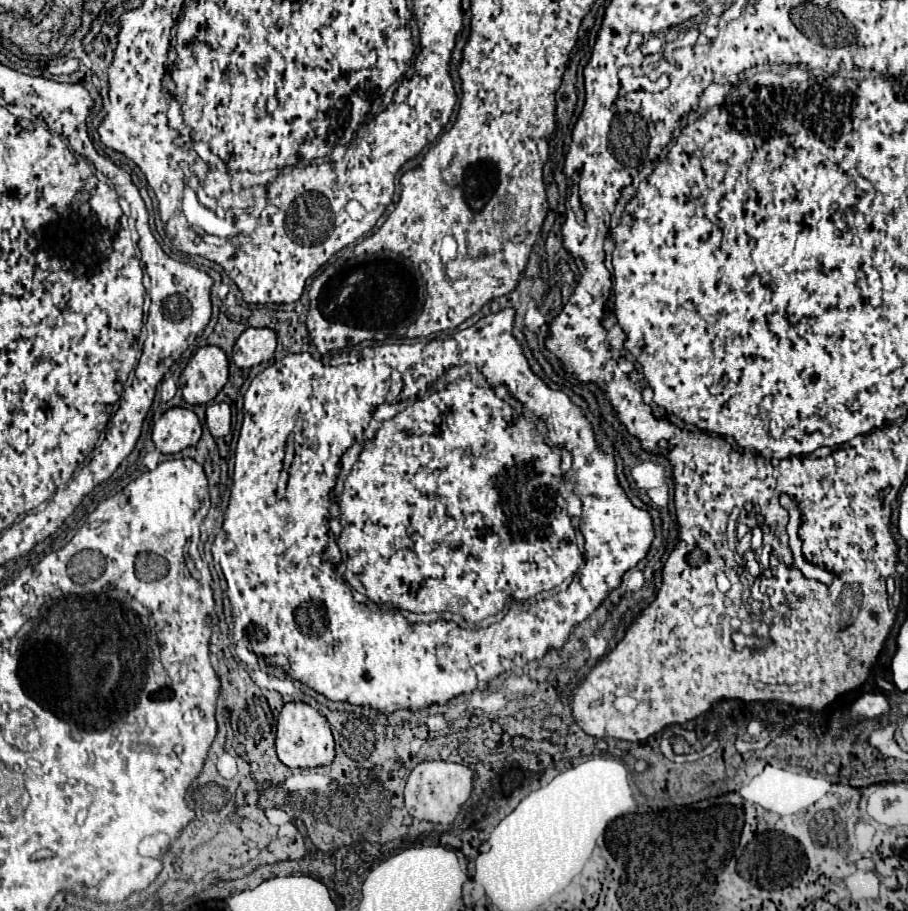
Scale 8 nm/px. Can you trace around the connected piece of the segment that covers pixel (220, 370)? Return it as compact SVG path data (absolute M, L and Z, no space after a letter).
M201 347L181 373L183 399L189 405L209 403L217 397L229 377L227 355L215 347Z

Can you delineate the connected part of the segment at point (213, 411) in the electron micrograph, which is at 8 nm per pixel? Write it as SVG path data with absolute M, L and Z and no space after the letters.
M213 403L207 407L207 427L211 435L225 437L231 429L231 409L227 403Z

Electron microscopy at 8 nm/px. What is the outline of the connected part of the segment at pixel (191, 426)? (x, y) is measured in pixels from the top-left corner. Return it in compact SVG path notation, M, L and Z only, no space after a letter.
M173 407L153 425L153 443L161 453L179 453L201 437L199 417L187 407Z

